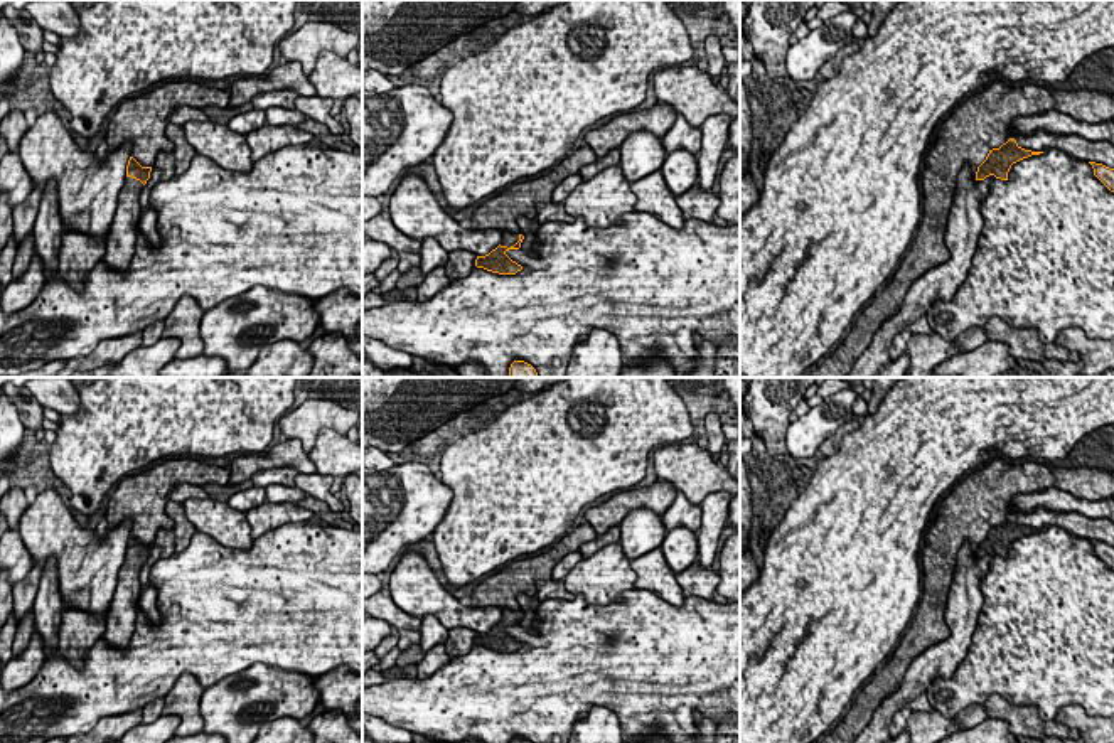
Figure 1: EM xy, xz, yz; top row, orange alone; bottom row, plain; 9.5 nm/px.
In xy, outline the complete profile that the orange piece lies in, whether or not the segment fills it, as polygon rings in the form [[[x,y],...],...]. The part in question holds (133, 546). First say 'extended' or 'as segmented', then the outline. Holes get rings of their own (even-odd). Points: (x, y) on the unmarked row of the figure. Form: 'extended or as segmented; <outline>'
extended; [[[133,534],[126,543],[126,556],[118,571],[111,608],[106,613],[104,639],[116,649],[125,650],[135,632],[137,600],[140,596],[140,569],[150,556],[152,544],[142,544]]]

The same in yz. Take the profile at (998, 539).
as segmented; [[[1010,516],[999,526],[989,527],[986,537],[977,544],[976,558],[984,558],[989,553],[1008,558],[1008,549],[1013,541],[1040,531],[1043,529],[1025,527],[1016,521],[1015,516]]]

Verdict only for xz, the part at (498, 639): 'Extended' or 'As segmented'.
Extended

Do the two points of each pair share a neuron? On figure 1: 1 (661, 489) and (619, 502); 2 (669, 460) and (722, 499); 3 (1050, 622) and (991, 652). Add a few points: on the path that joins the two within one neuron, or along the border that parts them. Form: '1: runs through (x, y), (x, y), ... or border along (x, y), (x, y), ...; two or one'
1: runs through (651, 497), (629, 499); one
2: border along (722, 491), (710, 492), (700, 502); two
3: runs through (1035, 637), (1023, 649), (1006, 649); one

